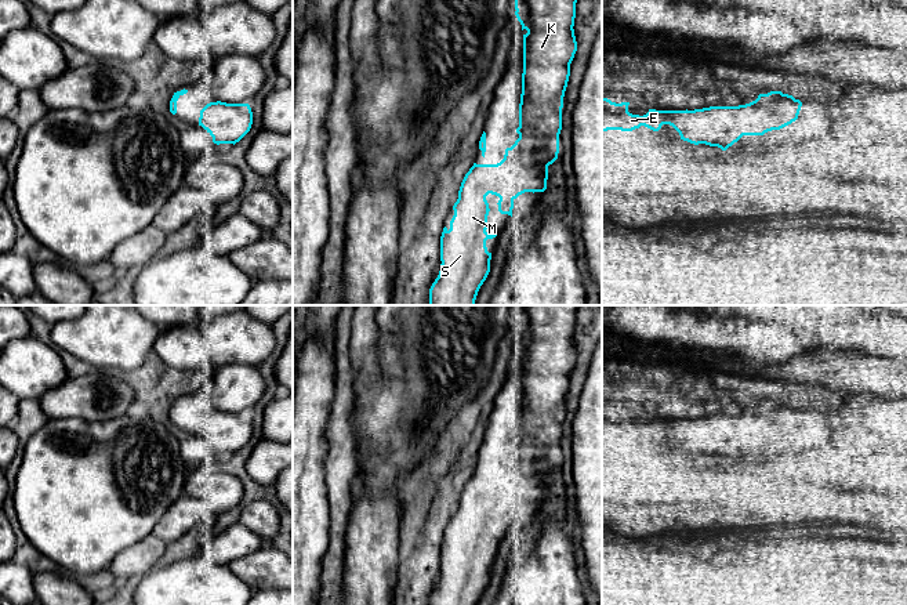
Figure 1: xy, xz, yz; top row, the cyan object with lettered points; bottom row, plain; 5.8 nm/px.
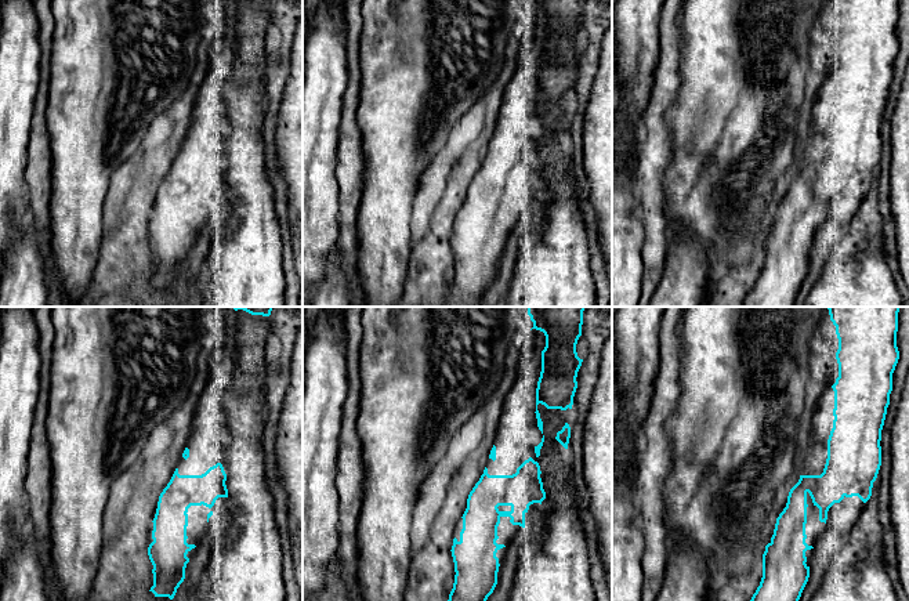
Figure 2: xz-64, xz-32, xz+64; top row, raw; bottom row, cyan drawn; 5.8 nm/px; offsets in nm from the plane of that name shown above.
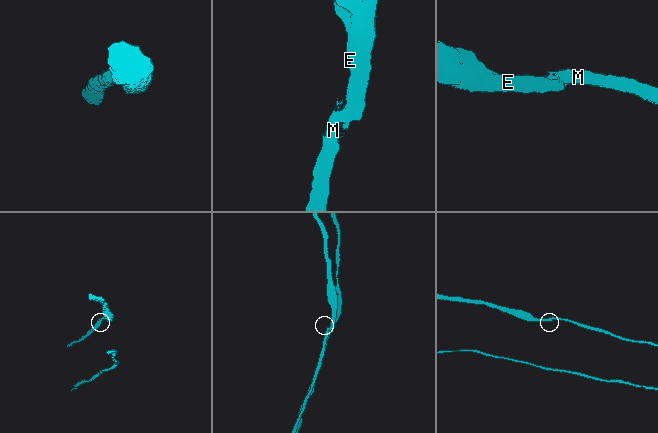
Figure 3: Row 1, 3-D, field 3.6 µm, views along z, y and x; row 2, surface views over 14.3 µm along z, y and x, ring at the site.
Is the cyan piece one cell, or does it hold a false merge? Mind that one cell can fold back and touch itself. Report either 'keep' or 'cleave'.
keep

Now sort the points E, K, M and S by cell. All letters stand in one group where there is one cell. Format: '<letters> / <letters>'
E K M S

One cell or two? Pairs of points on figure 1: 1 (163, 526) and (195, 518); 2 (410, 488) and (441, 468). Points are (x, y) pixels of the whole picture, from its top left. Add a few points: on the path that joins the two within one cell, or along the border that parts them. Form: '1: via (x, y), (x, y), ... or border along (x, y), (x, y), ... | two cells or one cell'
1: via (171, 526), (180, 518), (187, 518) | one cell
2: via (413, 479), (424, 468), (432, 468) | one cell

